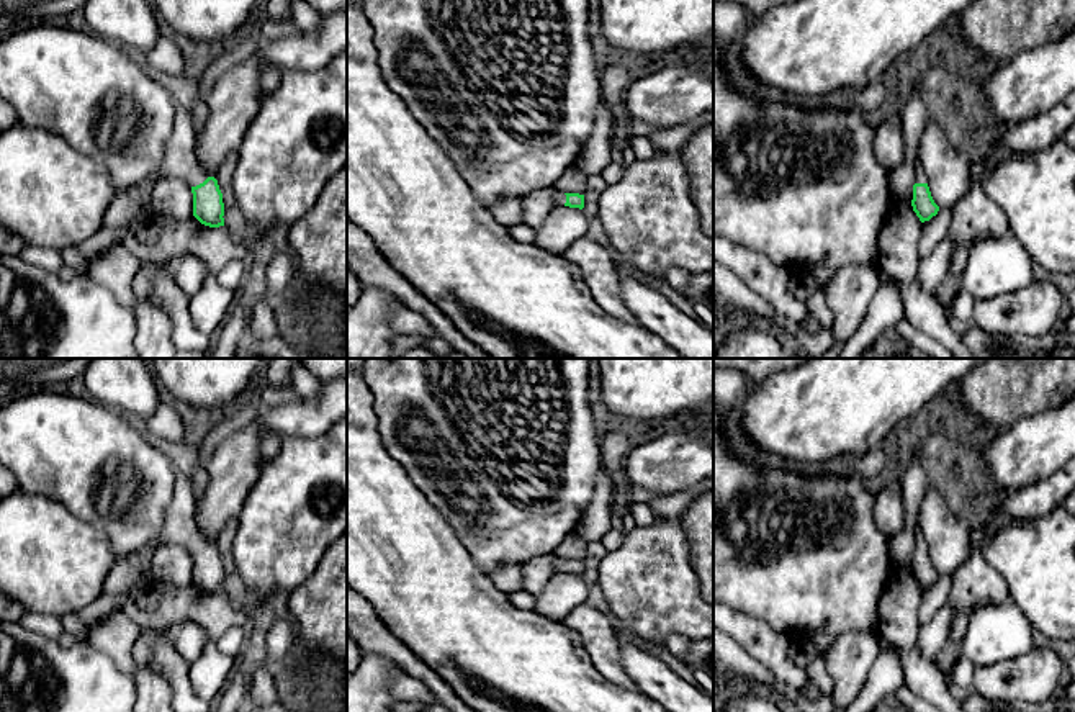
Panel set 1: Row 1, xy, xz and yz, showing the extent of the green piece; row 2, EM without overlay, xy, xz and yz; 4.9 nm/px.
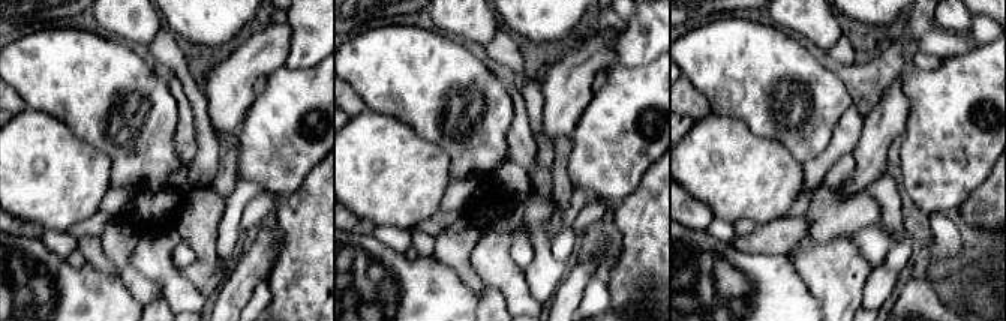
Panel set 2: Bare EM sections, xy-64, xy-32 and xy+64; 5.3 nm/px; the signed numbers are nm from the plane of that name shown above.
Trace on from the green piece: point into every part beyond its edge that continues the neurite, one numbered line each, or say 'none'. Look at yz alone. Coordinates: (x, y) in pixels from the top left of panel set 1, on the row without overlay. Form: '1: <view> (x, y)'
1: yz (920, 544)

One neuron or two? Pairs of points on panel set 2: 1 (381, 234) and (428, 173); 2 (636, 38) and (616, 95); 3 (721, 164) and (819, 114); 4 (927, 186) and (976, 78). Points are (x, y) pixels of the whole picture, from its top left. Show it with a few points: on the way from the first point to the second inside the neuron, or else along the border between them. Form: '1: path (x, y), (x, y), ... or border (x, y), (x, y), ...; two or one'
1: border (375, 225), (408, 230); two
2: border (654, 59), (634, 66), (619, 63); two
3: border (741, 122), (757, 135), (778, 140), (799, 161); two
4: path (943, 159), (969, 105); one

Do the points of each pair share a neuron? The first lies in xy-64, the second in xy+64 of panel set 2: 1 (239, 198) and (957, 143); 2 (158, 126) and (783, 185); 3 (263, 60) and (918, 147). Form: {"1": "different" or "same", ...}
{"1": "different", "2": "different", "3": "different"}

